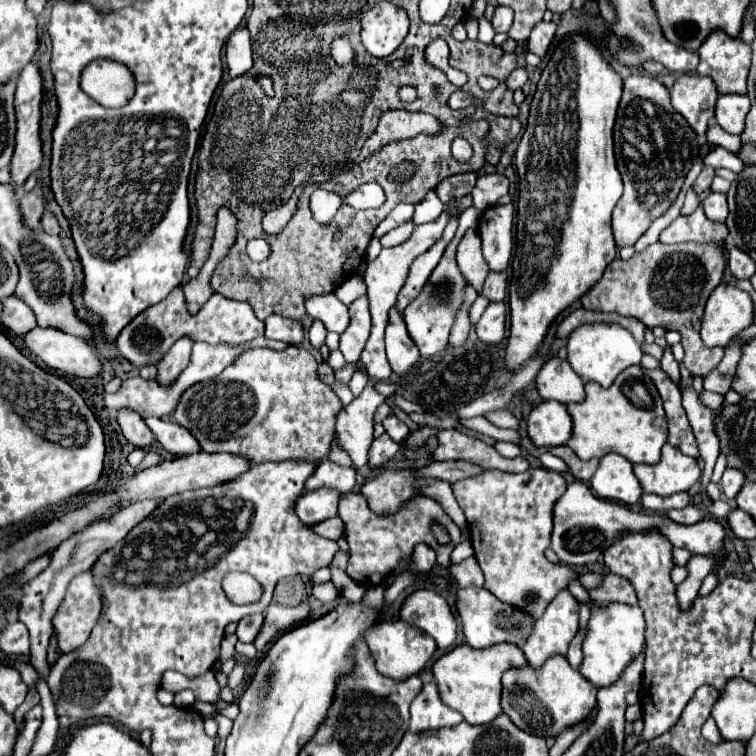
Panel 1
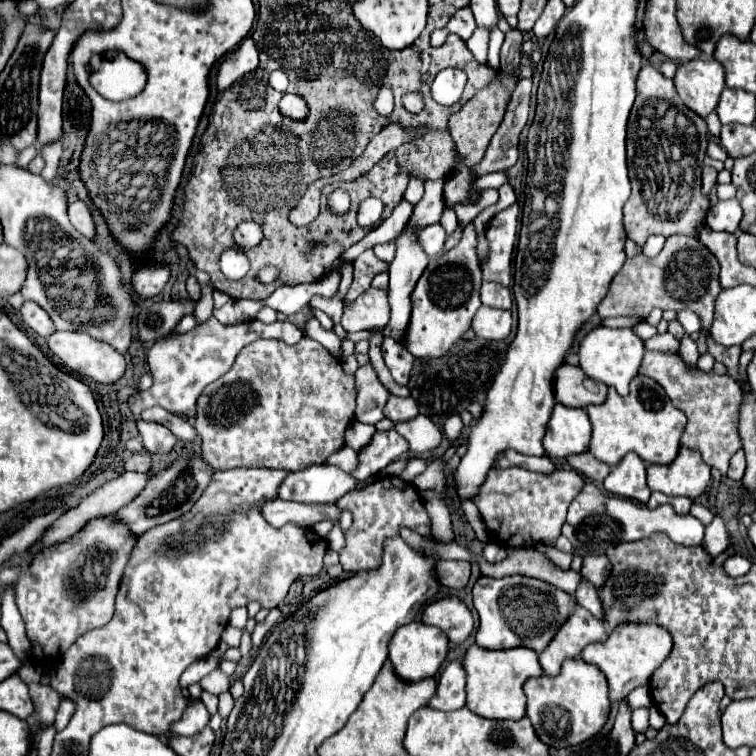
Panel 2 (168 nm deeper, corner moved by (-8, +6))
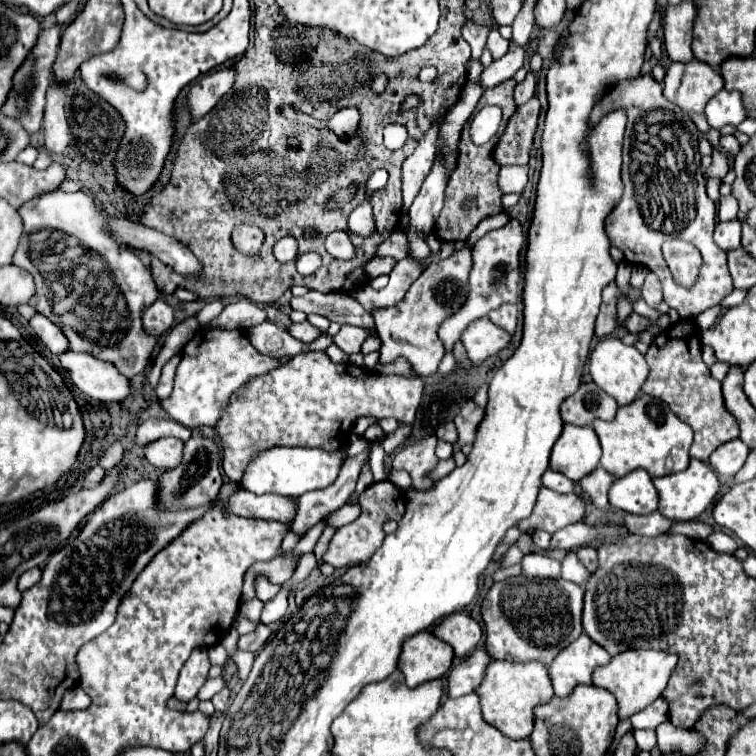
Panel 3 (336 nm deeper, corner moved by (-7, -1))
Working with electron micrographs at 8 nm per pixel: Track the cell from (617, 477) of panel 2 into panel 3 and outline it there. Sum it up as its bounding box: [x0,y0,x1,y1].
[609,471,657,515]

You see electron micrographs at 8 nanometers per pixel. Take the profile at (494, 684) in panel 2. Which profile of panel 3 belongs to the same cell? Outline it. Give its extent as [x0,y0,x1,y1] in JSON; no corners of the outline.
[475,663,553,739]

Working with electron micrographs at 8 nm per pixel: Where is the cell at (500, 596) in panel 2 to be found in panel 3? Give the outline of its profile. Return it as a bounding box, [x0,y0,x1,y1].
[481,575,583,667]

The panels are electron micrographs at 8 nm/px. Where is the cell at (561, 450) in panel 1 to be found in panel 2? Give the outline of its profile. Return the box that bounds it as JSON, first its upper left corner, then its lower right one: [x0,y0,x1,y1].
[566,452,610,482]

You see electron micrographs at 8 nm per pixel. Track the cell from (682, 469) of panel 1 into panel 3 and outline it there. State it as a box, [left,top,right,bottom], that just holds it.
[653,459,719,521]

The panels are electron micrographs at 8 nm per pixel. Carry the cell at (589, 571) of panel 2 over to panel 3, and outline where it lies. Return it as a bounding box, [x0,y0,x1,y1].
[577,547,595,573]

